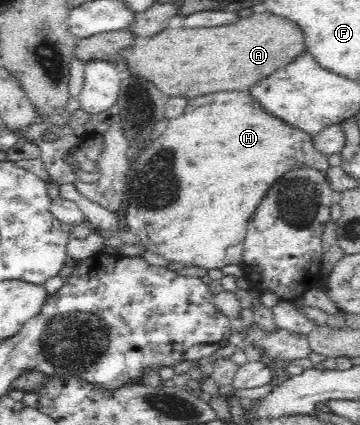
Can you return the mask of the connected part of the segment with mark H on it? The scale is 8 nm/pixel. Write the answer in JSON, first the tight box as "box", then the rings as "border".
{"box":[125,91,330,270],"border":[[[249,91],[241,92],[214,92],[211,94],[201,95],[192,99],[188,99],[185,110],[177,116],[177,118],[169,119],[167,130],[156,138],[149,141],[145,148],[135,155],[134,160],[130,163],[131,173],[129,177],[129,198],[127,198],[127,212],[125,214],[126,226],[130,231],[140,238],[147,251],[154,252],[164,256],[171,263],[179,263],[185,265],[193,265],[207,270],[213,268],[223,268],[227,264],[242,264],[242,248],[244,238],[246,237],[247,226],[249,220],[253,216],[257,206],[261,200],[265,198],[265,192],[285,174],[285,172],[293,172],[295,168],[316,168],[317,170],[326,171],[330,165],[327,162],[327,155],[317,151],[313,147],[312,138],[314,136],[307,132],[301,131],[297,127],[291,127],[283,120],[277,120],[277,117],[270,115],[269,112],[263,110],[257,100],[253,100],[253,96]]]}

